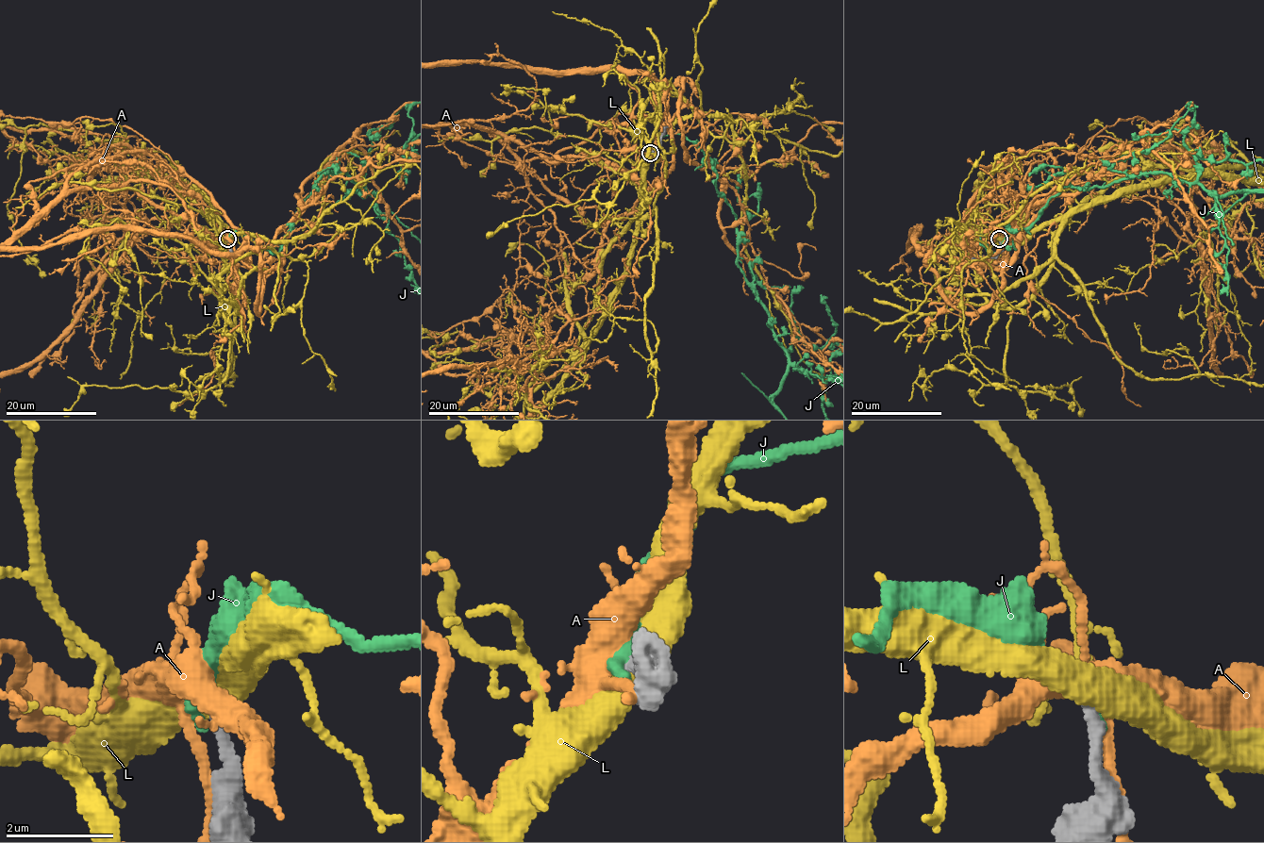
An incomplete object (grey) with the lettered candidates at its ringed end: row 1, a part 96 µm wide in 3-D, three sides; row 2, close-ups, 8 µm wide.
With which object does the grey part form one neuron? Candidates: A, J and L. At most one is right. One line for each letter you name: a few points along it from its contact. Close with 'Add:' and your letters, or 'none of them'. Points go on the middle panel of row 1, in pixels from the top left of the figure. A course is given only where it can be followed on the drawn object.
Add: none of them

